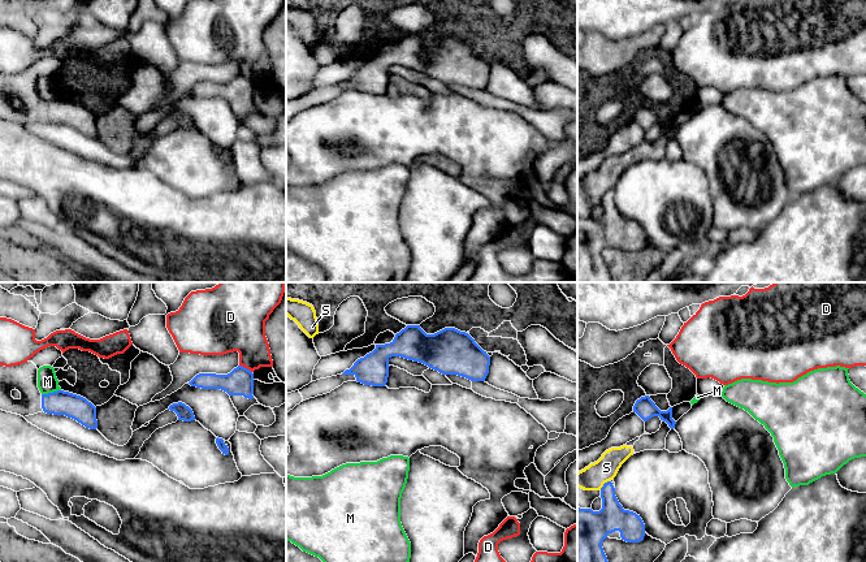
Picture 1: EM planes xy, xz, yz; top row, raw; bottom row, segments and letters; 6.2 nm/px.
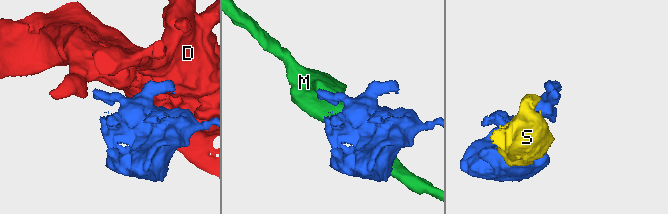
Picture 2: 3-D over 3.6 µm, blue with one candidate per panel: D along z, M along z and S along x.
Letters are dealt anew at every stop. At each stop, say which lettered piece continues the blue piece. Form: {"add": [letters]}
{"add": []}

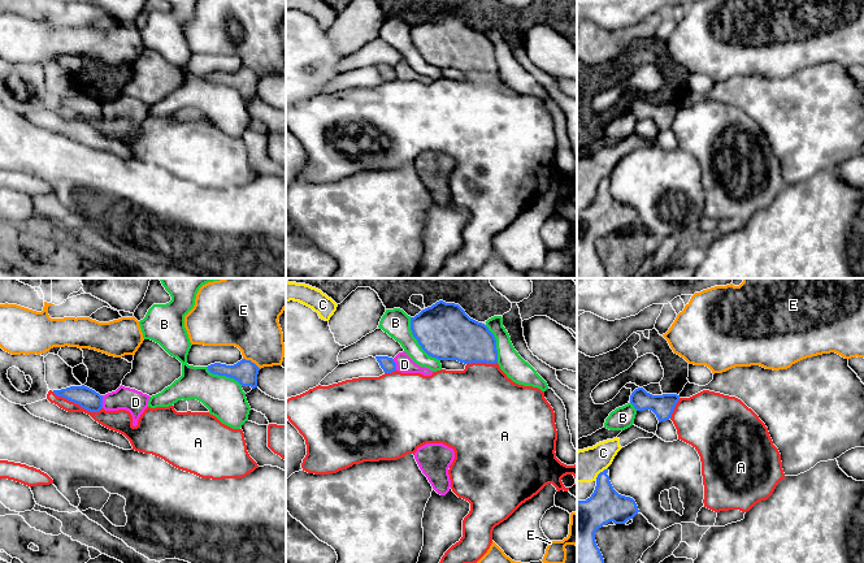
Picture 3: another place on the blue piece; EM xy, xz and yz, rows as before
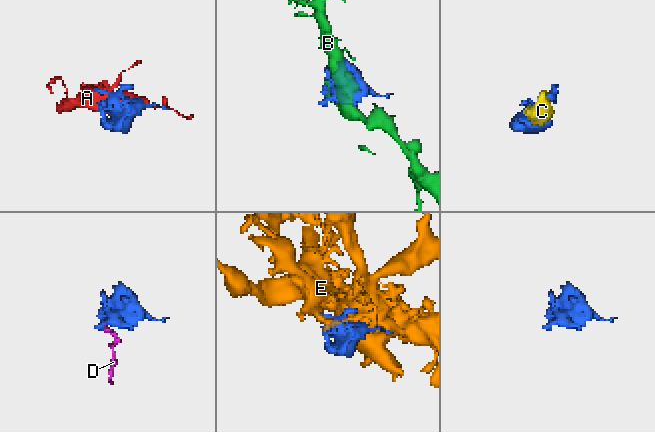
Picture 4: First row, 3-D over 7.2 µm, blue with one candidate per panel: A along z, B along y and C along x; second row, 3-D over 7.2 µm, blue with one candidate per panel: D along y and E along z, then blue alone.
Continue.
{"add": []}

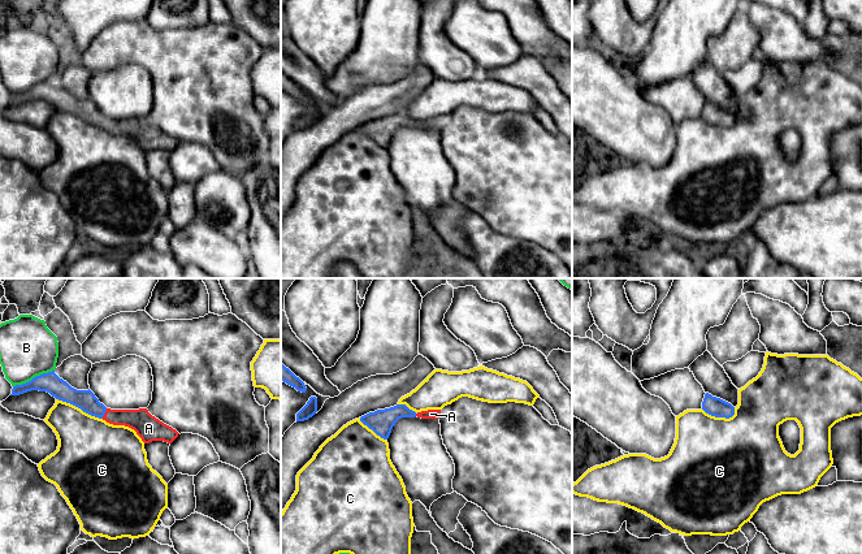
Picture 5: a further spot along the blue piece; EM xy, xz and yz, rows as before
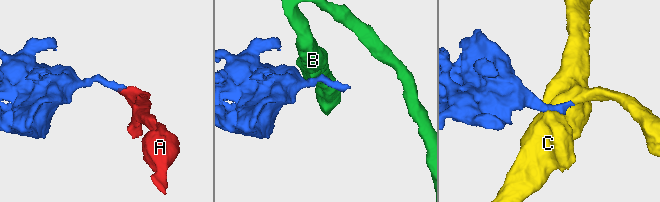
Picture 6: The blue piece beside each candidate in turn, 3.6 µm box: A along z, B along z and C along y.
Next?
{"add": ["A"]}

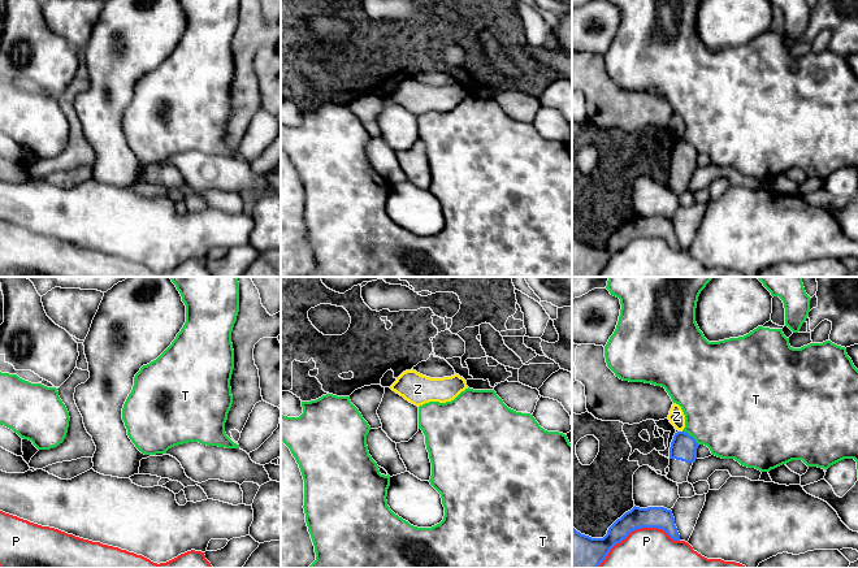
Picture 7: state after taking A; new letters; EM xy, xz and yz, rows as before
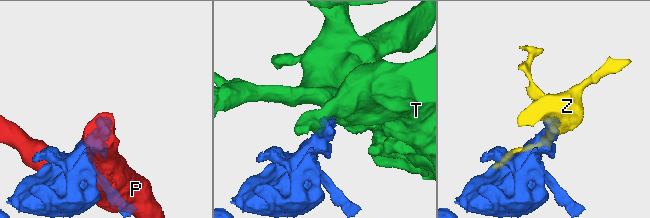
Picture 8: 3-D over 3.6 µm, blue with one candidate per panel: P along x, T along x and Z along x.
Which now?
{"add": []}

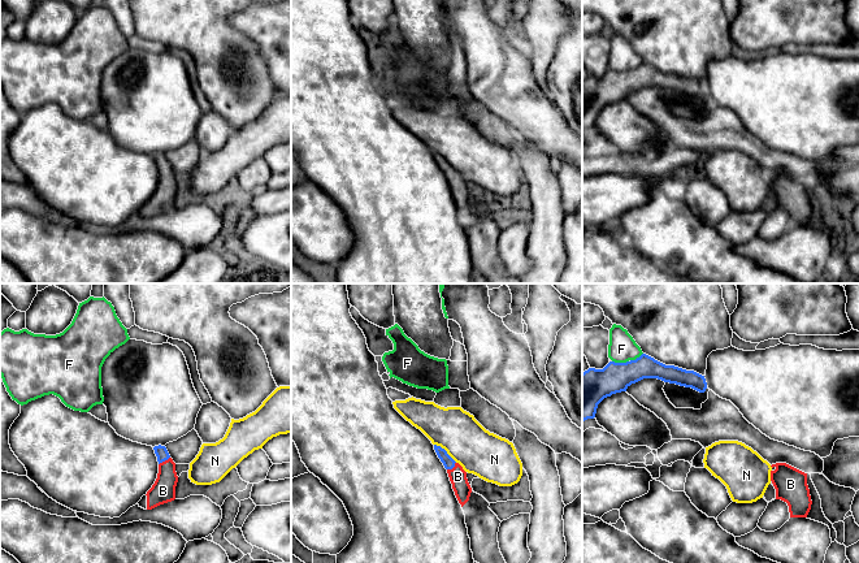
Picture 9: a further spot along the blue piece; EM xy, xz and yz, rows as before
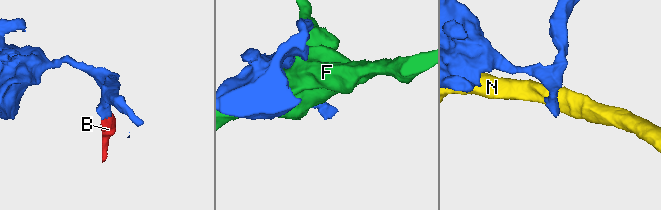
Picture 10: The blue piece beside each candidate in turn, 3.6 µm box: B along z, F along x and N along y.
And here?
{"add": ["B"]}

